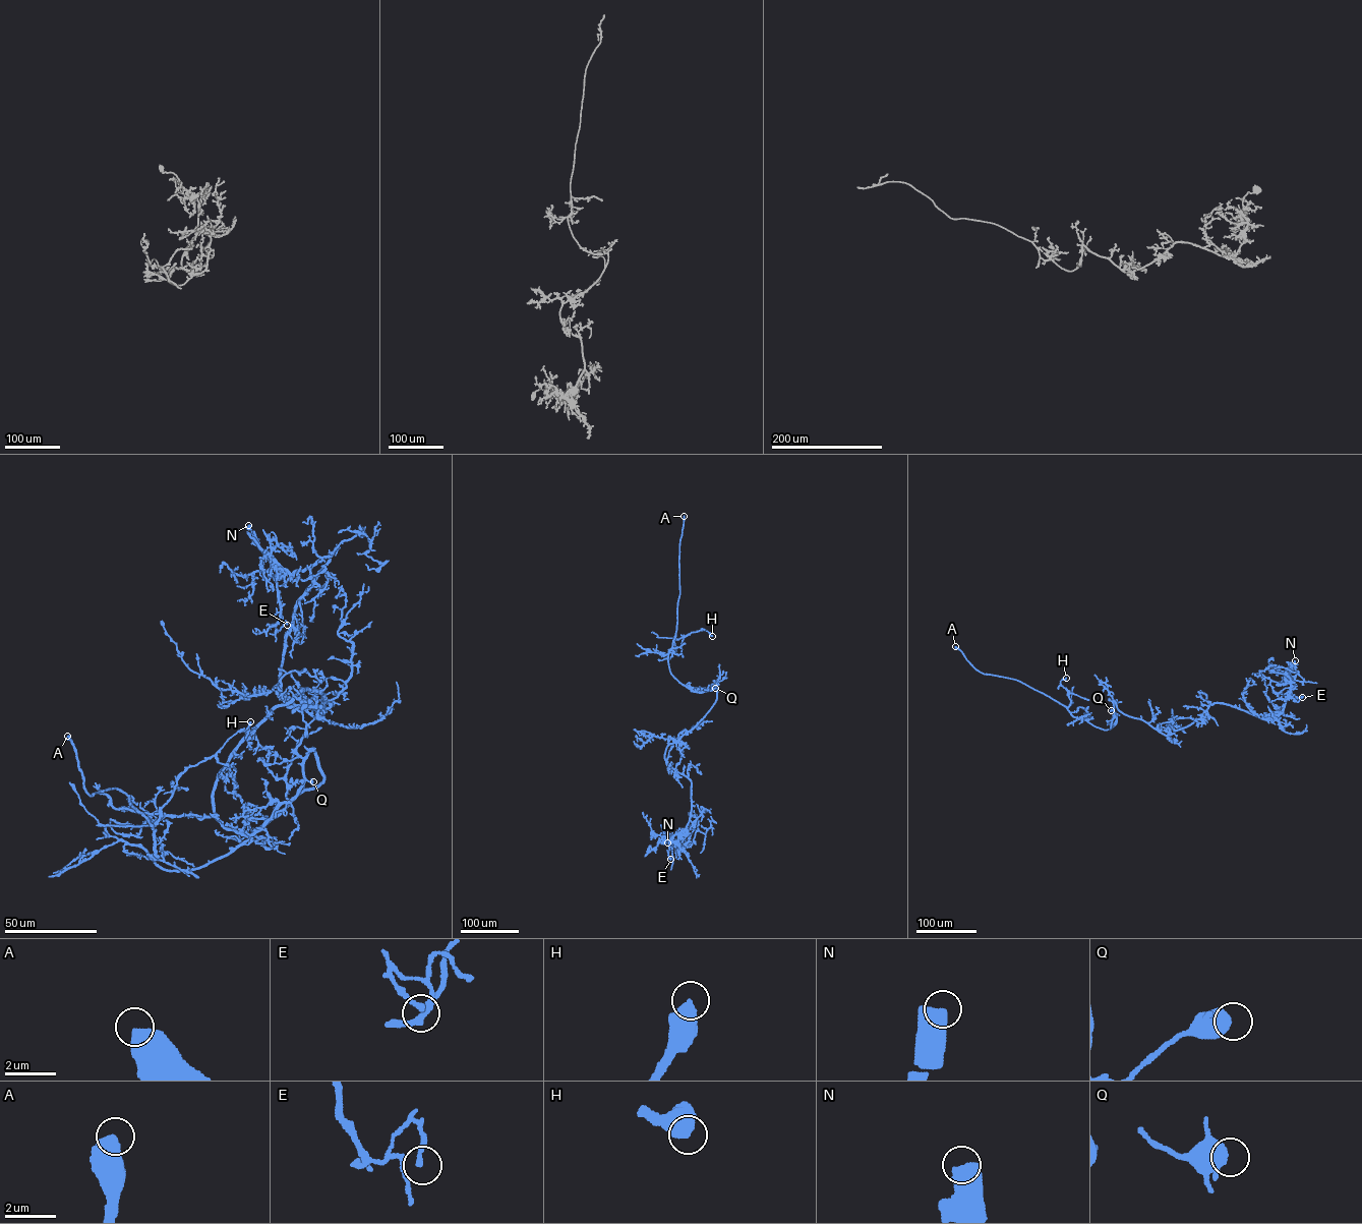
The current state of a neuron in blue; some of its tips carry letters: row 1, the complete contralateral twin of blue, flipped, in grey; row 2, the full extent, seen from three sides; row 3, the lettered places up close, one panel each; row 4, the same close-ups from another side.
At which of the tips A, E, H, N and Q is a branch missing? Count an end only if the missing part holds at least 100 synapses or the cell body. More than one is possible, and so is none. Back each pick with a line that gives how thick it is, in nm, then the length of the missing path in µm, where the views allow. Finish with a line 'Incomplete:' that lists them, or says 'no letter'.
A: calibre 550 nm; missing 170 µm
N: calibre 700 nm; missing 80 µm
Incomplete: A, N

